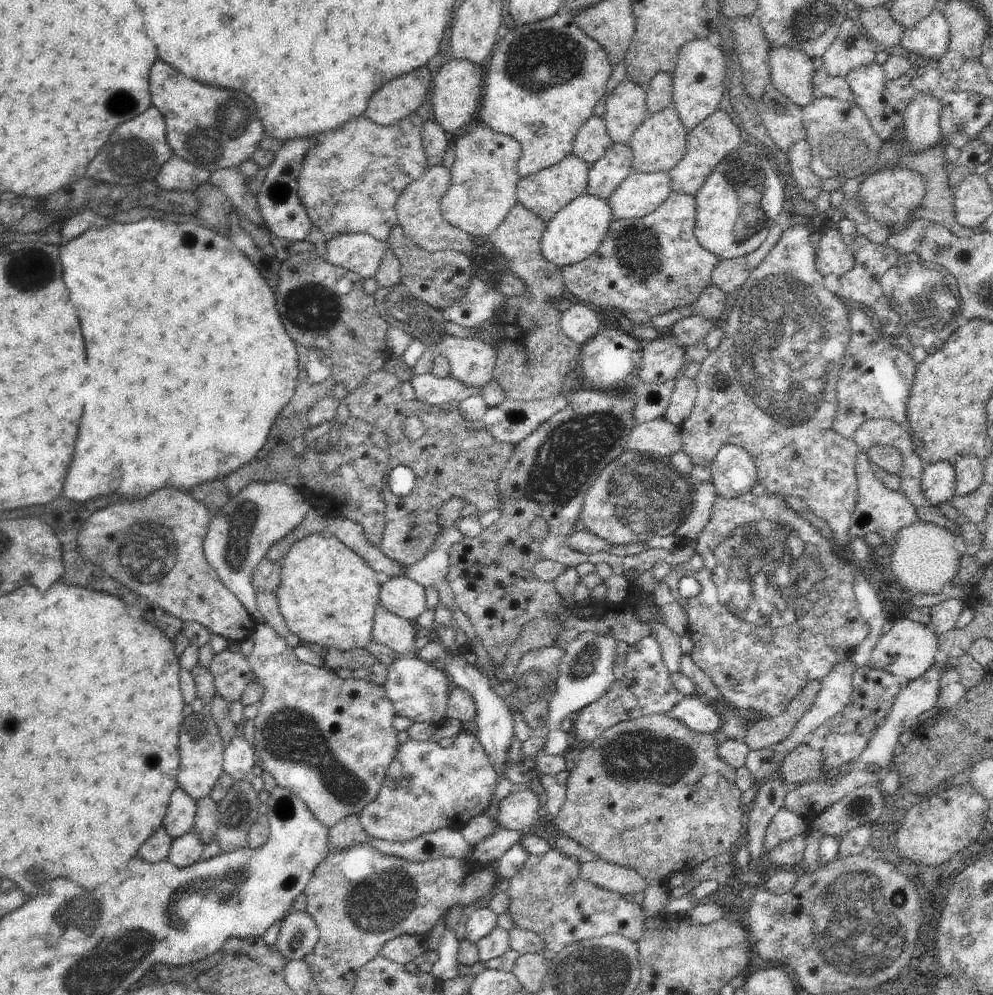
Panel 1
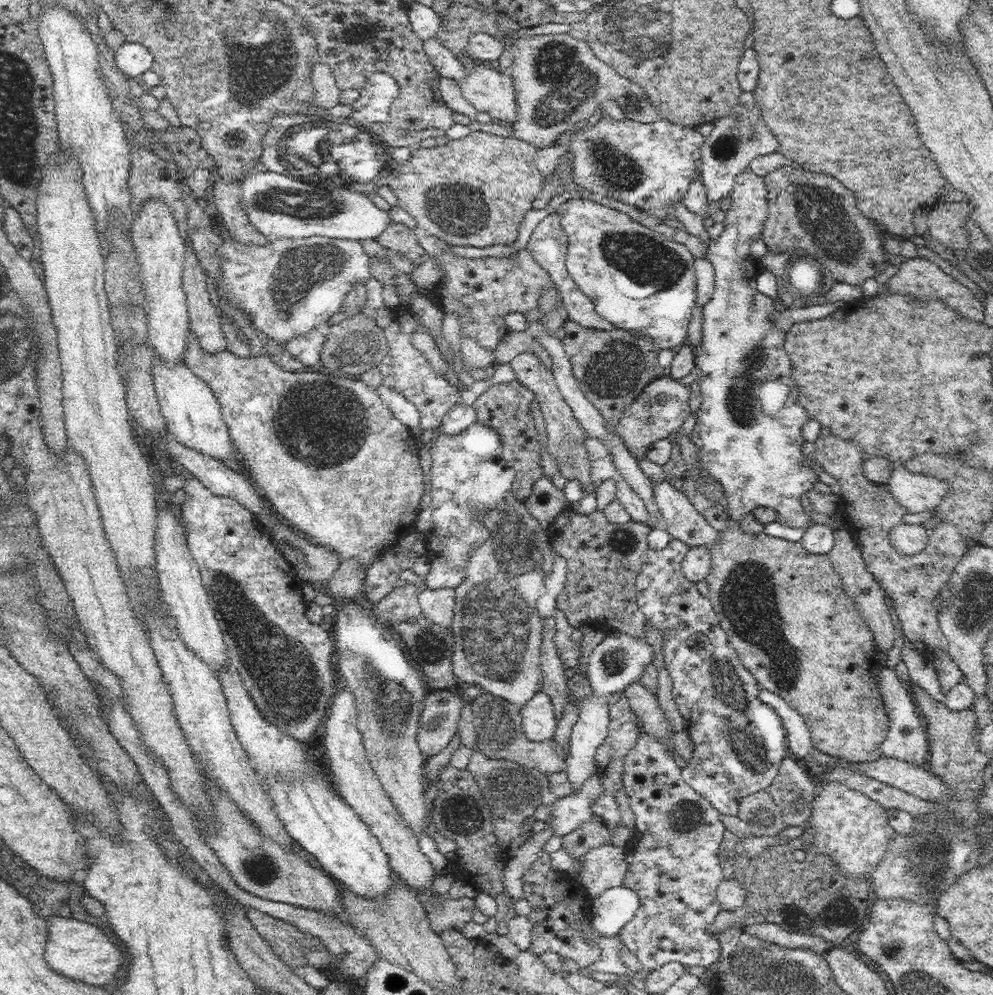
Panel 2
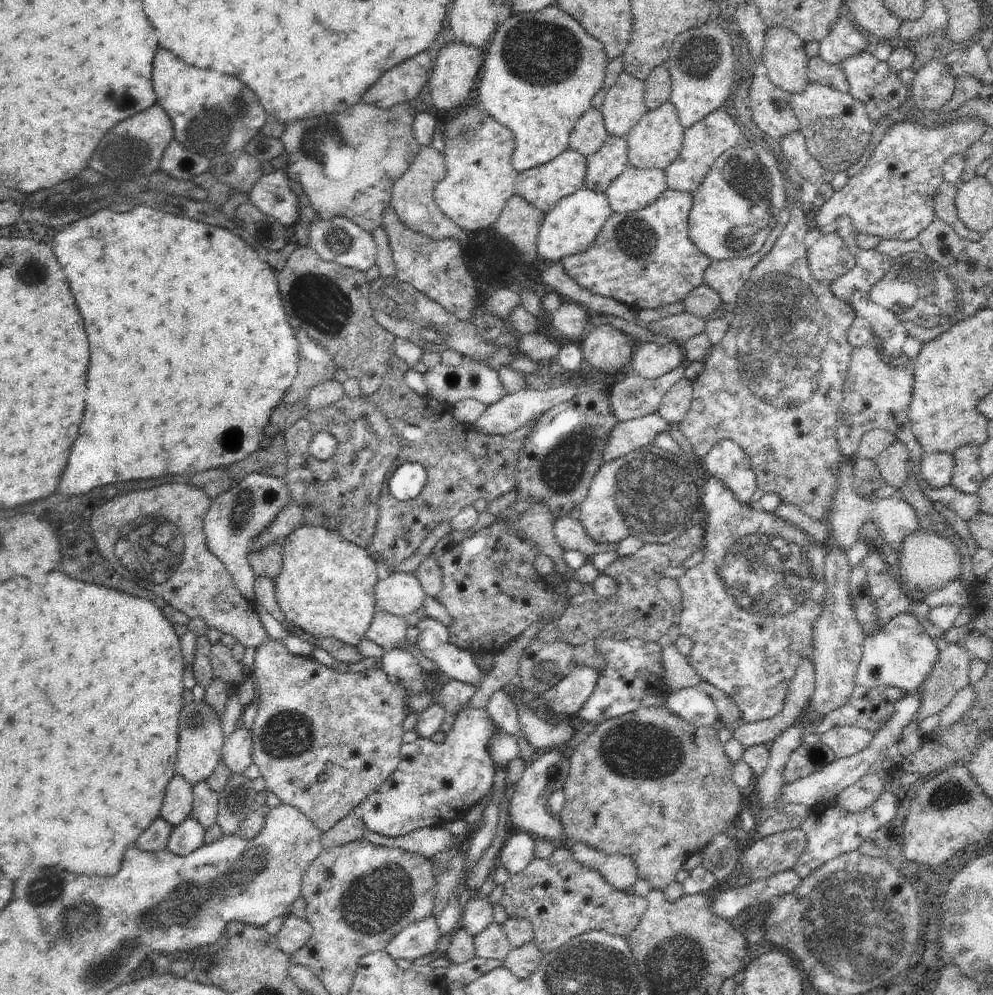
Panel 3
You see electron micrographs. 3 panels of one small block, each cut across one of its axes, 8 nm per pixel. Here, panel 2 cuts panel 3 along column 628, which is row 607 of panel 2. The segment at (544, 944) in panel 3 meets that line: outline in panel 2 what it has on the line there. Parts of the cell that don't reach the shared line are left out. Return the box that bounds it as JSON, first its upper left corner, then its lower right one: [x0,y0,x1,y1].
[813,433,969,657]

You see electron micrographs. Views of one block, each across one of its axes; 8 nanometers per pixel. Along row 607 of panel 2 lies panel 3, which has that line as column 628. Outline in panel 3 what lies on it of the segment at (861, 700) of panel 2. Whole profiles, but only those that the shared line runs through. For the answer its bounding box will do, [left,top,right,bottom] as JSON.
[557,705,748,892]

